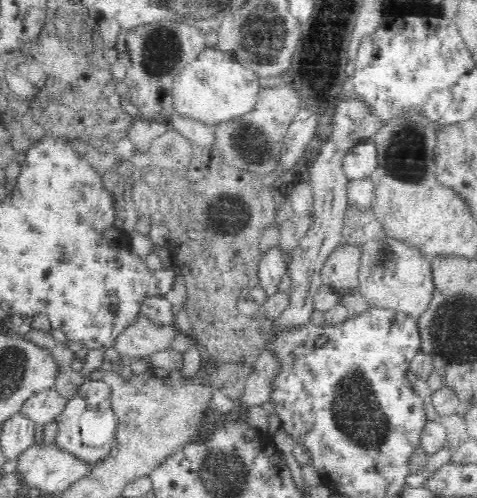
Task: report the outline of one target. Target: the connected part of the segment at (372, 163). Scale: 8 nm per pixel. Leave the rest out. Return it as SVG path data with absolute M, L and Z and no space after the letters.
M373 136L356 143L343 160L347 178L349 180L369 178L378 168L377 156L377 145Z

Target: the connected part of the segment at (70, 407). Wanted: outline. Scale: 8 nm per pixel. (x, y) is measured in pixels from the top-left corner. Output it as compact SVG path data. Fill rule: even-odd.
M92 380L90 384L96 392L94 396L102 396L102 398L92 398L92 392L90 394L86 392L88 384L80 384L76 394L67 399L64 410L56 418L58 431L54 446L65 454L76 458L77 461L93 468L104 461L112 451L118 430L118 416L111 405L110 390L104 390L108 383Z

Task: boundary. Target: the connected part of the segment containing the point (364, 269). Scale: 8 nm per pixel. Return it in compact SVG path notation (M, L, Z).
M388 237L378 242L368 242L362 248L358 291L370 306L400 310L412 318L418 318L432 298L430 262L418 250Z

